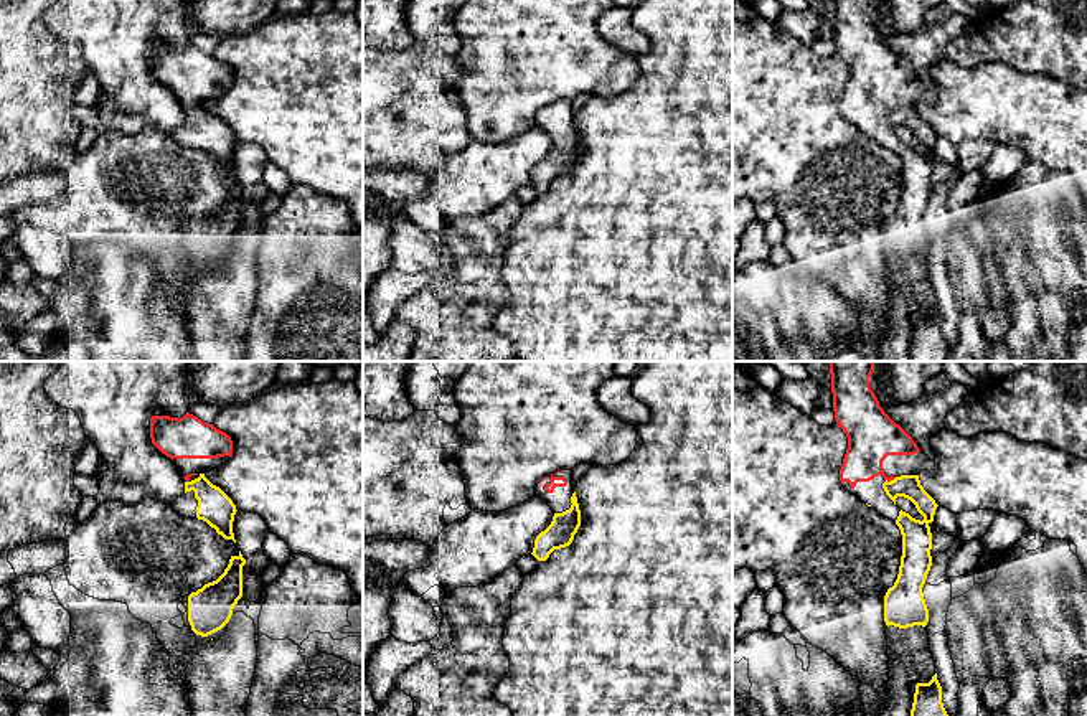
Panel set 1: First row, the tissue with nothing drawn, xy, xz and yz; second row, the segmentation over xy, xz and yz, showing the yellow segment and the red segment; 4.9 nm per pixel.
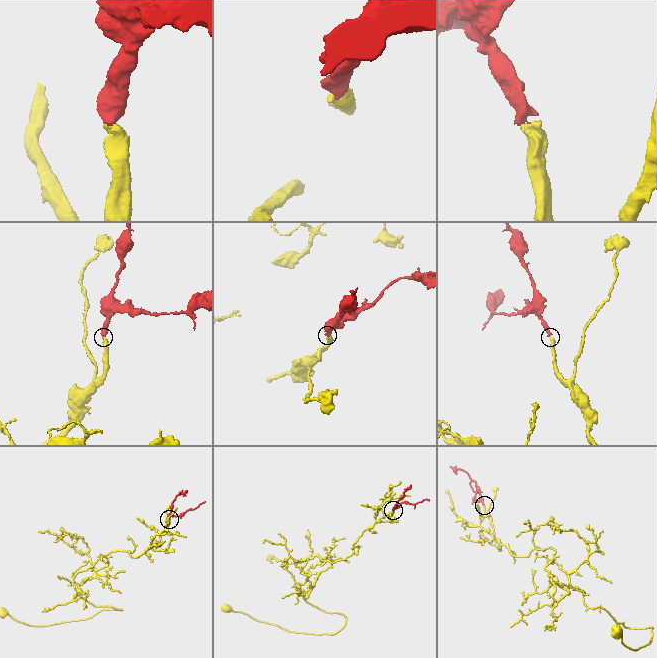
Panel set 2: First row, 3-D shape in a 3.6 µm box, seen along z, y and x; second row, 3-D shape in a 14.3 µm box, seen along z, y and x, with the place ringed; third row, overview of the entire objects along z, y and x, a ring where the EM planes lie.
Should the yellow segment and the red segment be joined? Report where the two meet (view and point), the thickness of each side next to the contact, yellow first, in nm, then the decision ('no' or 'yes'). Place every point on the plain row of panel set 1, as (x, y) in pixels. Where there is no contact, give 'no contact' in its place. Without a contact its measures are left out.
meets yellow in yz at (891, 111); 120 nm thick on the yellow side, 240 nm on the other; yes

